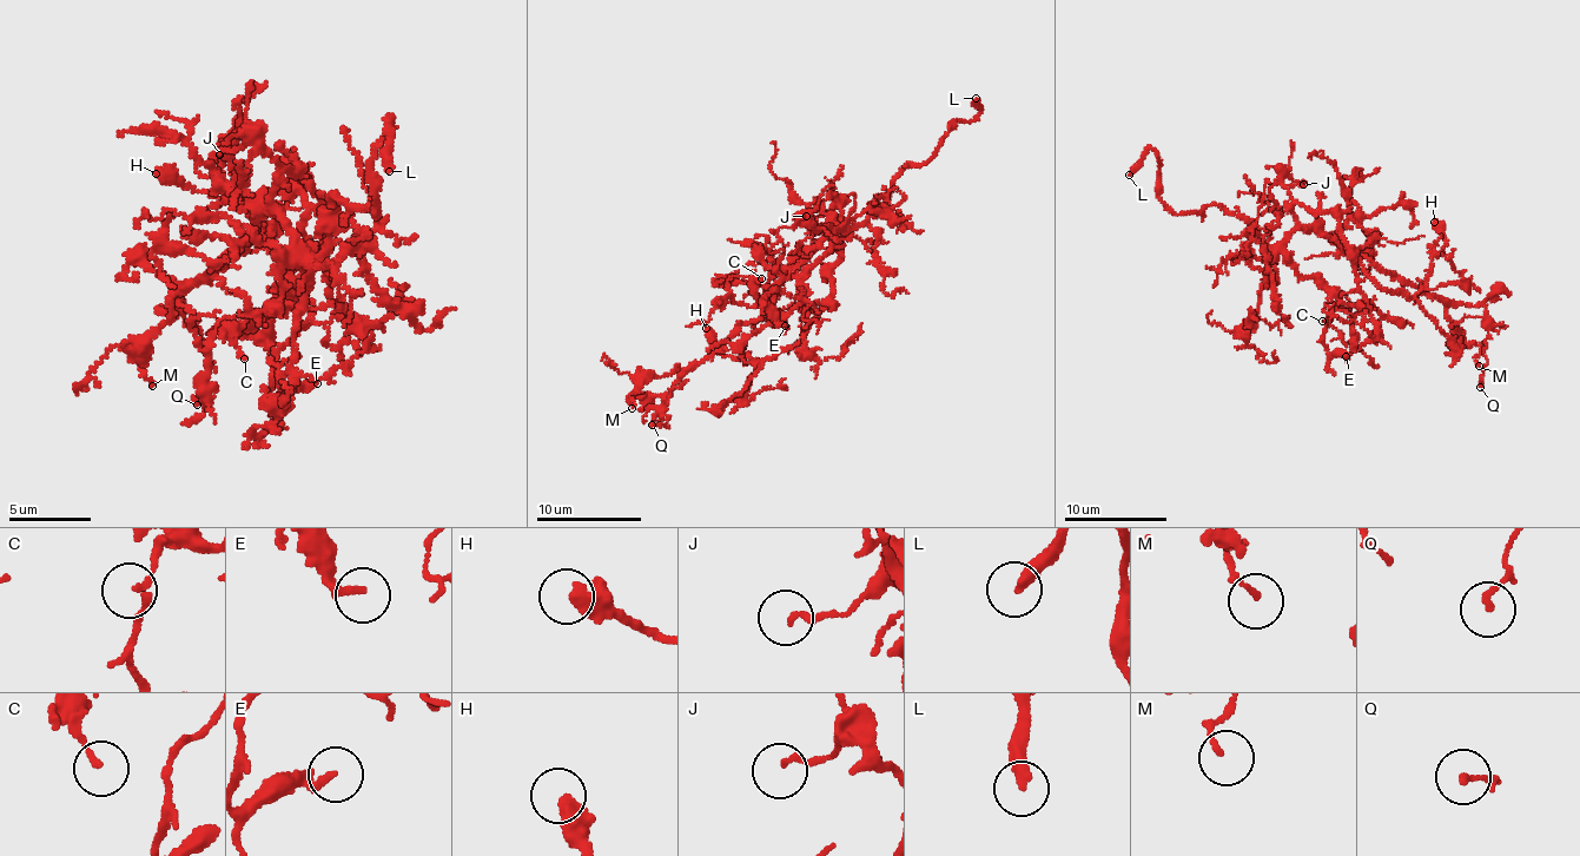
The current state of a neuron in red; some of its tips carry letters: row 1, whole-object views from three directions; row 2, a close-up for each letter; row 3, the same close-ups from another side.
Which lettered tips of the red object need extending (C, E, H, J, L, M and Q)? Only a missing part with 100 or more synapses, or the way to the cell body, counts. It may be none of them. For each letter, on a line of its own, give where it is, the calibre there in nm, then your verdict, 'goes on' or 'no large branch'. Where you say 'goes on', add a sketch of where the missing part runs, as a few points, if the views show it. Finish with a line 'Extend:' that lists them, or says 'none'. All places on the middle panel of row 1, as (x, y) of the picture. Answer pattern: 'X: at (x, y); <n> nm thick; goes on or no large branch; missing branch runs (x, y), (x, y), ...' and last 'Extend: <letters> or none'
C: at (761, 278); 140 nm thick; no large branch
E: at (785, 326); 220 nm thick; no large branch
H: at (706, 328); 440 nm thick; no large branch
J: at (806, 216); 140 nm thick; no large branch
L: at (976, 98); 320 nm thick; goes on
M: at (632, 408); 130 nm thick; no large branch
Q: at (652, 425); 150 nm thick; no large branch
Extend: L

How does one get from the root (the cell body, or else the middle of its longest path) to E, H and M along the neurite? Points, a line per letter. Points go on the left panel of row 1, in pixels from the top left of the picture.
E: (270, 203), (302, 252), (304, 270), (290, 282), (309, 317), (277, 353), (270, 396), (317, 383)
H: (270, 203), (275, 178), (302, 165), (321, 202), (303, 226), (313, 259), (279, 265), (240, 204), (156, 173)
M: (270, 203), (243, 241), (251, 239), (240, 254), (226, 255), (172, 297), (172, 317), (134, 359), (152, 386)

